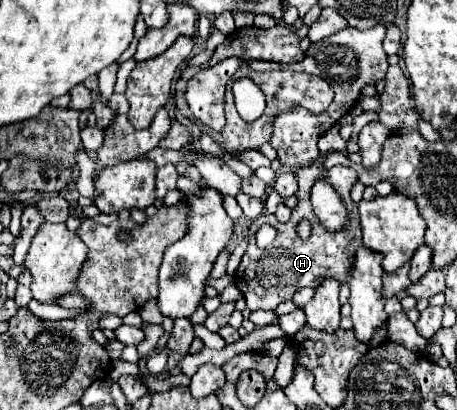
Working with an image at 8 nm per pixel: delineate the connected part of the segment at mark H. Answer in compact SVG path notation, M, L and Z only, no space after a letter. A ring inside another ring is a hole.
M313 163L309 167L301 167L295 175L299 181L299 203L293 207L293 215L289 223L281 225L279 221L271 219L271 215L261 215L253 221L249 227L249 249L241 259L241 265L237 267L235 273L235 285L243 293L247 309L249 311L259 311L259 309L275 309L283 301L291 301L293 293L301 287L319 287L325 279L333 277L339 279L341 283L349 277L349 271L353 269L353 255L361 243L361 225L359 225L359 211L357 203L351 201L349 191L357 183L357 173L351 167L345 165L335 165L333 169L327 171L329 183L341 193L343 201L347 203L349 209L349 229L341 233L325 233L325 229L319 229L317 217L313 217L313 209L309 205L309 185L313 185L313 179L319 177L319 163ZM307 219L311 223L311 235L307 241L299 241L297 237L297 225L299 221ZM261 225L273 225L277 229L277 239L271 249L259 249L255 245L255 233Z

